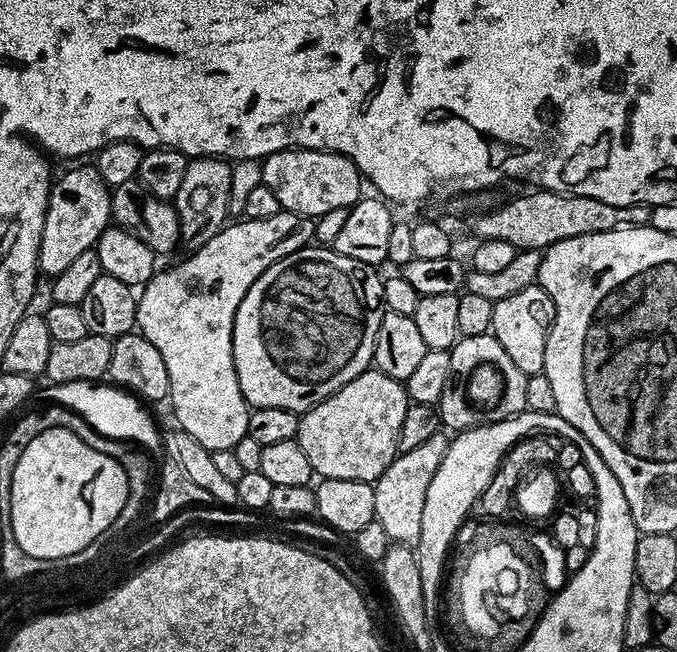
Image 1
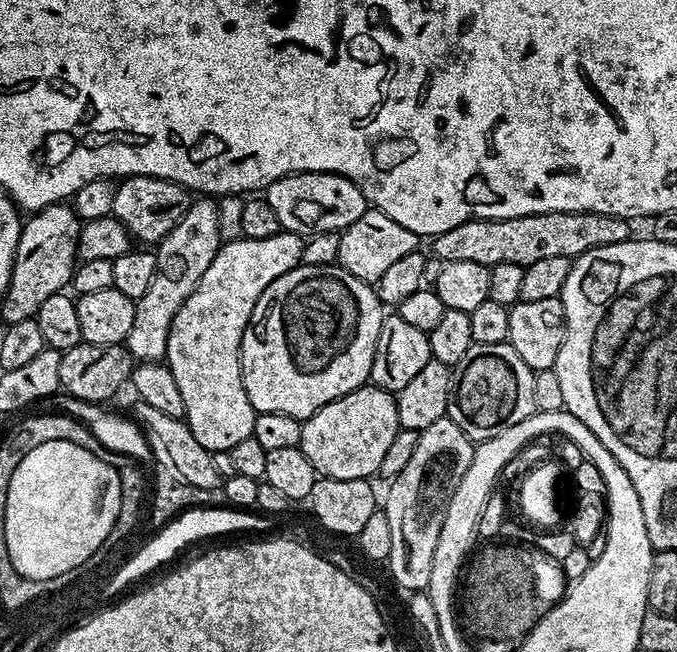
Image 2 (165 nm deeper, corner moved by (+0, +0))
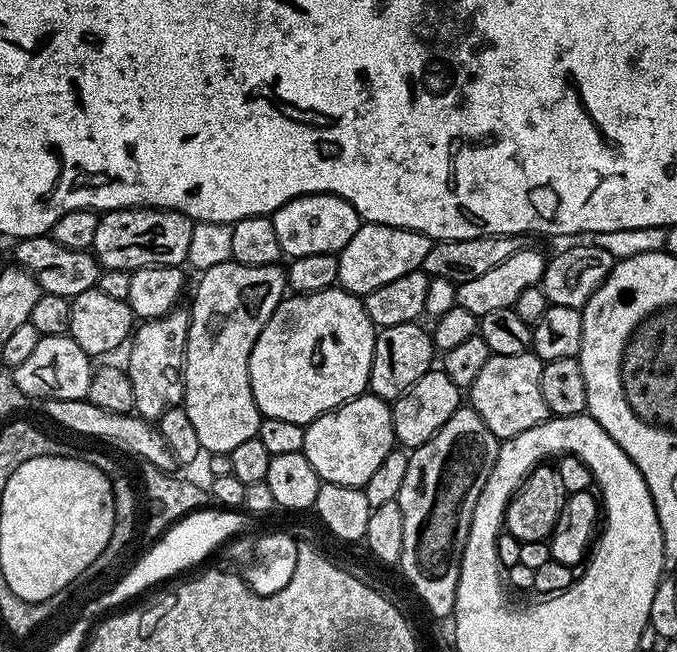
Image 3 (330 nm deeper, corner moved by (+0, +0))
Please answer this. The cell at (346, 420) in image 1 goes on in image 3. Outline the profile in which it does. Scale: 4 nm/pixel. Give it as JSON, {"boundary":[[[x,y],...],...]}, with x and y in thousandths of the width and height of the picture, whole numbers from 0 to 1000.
{"boundary":[[[539,604],[477,632],[449,660],[449,701],[480,742],[536,748],[570,696],[586,686],[579,652],[579,621],[563,607]]]}

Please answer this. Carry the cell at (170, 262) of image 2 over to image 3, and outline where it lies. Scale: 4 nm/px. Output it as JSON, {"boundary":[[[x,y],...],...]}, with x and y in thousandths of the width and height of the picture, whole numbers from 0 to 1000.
{"boundary":[[[261,469],[244,485],[219,488],[199,505],[188,529],[186,569],[198,598],[198,626],[216,644],[235,646],[247,626],[258,626],[272,612],[272,544],[278,523],[276,471]]]}

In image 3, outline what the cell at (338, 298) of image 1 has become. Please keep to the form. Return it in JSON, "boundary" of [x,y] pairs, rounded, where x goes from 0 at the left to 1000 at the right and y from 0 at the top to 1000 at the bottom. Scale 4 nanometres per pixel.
{"boundary":[[[492,439],[468,448],[421,452],[390,495],[390,505],[381,512],[366,551],[369,598],[386,640],[418,641],[422,647],[453,653],[477,632],[510,620],[526,607],[539,606],[557,508],[555,498],[541,482],[536,459],[510,442]]]}

